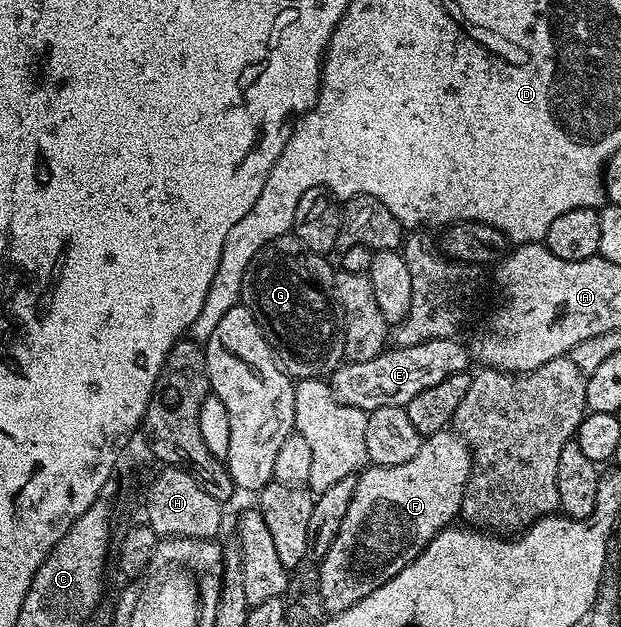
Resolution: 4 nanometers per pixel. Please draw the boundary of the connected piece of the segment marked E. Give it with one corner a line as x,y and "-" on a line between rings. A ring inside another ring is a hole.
425,340
421,344
386,349
373,360
344,361
329,375
329,385
333,396
341,400
341,404
349,404
353,408
370,412
386,406
406,407
417,392
425,392
425,388
433,388
433,384
441,384
441,380
449,376
464,373
468,369
467,362
468,347
464,343
462,346
459,340

